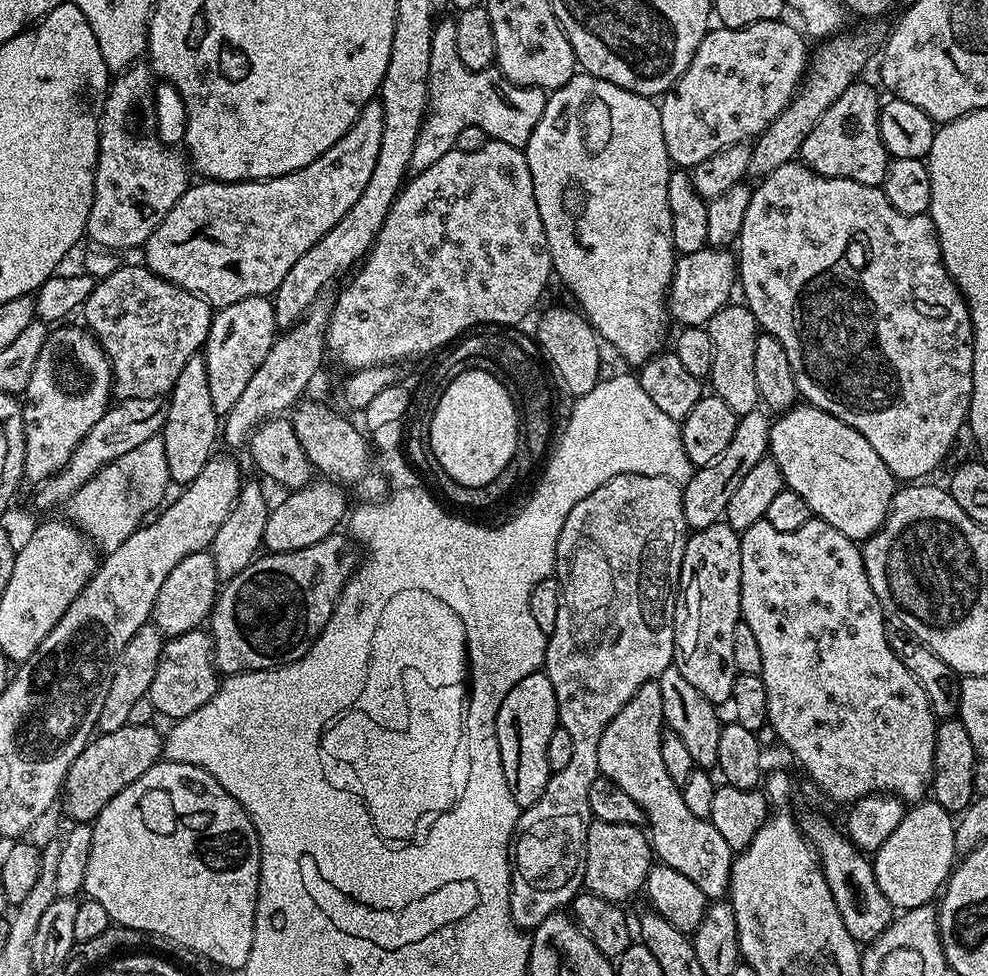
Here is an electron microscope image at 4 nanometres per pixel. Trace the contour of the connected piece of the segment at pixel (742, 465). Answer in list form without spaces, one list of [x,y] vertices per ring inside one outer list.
[[[757,410],[739,417],[734,430],[734,438],[730,438],[730,446],[722,450],[722,454],[714,462],[696,468],[682,491],[682,514],[689,529],[705,528],[711,524],[719,524],[724,520],[724,511],[730,502],[734,490],[738,490],[742,478],[746,478],[757,462],[762,462],[768,455],[768,439],[772,429],[772,420],[764,417],[763,411]]]

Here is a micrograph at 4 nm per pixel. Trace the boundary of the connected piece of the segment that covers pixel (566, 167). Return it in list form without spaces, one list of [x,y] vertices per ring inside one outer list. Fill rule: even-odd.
[[[574,75],[570,78],[570,82],[566,82],[548,96],[546,106],[542,110],[542,118],[538,120],[538,126],[534,126],[534,134],[530,134],[530,142],[528,147],[523,149],[523,153],[530,166],[530,178],[534,182],[534,198],[538,202],[538,214],[542,214],[542,226],[546,242],[550,246],[555,279],[557,281],[560,279],[568,287],[569,294],[577,300],[575,303],[579,311],[587,316],[588,321],[592,323],[592,329],[607,347],[609,344],[628,364],[633,366],[644,364],[665,347],[664,339],[668,336],[668,320],[670,321],[672,275],[678,259],[670,230],[670,202],[666,198],[670,161],[666,150],[666,138],[662,138],[662,118],[657,101],[634,94],[630,90],[622,90],[622,86],[614,86],[614,82],[606,82],[597,76]]]

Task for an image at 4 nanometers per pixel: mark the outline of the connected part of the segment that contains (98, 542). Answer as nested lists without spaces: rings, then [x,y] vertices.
[[[157,434],[112,464],[105,465],[74,493],[70,499],[71,519],[97,549],[111,550],[141,527],[145,519],[143,516],[151,508],[159,509],[165,503],[164,491],[167,488],[170,488],[170,481],[166,466],[166,446],[163,435]]]

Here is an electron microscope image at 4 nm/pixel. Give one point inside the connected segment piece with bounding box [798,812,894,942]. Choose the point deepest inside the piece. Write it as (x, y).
(866, 912)

